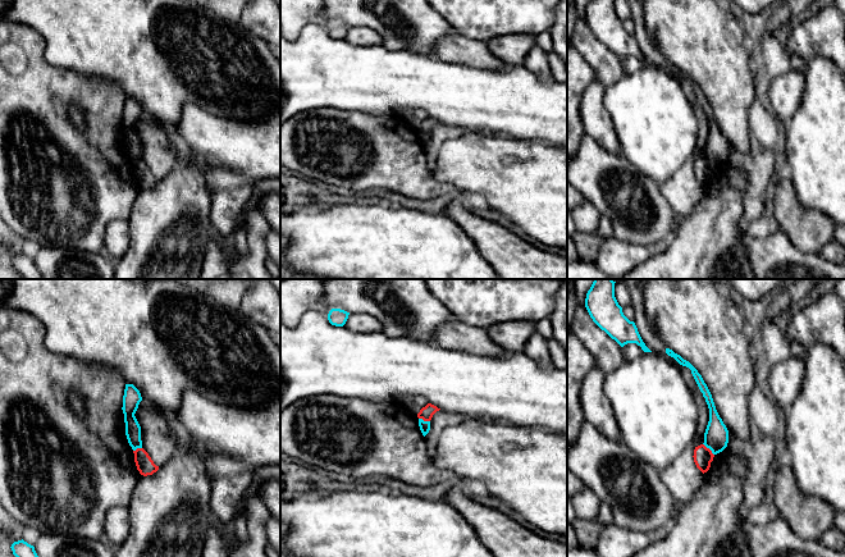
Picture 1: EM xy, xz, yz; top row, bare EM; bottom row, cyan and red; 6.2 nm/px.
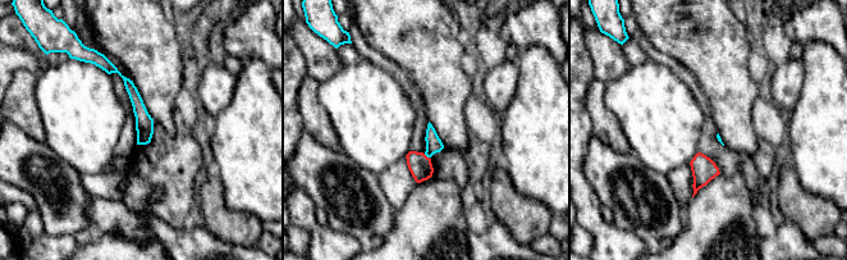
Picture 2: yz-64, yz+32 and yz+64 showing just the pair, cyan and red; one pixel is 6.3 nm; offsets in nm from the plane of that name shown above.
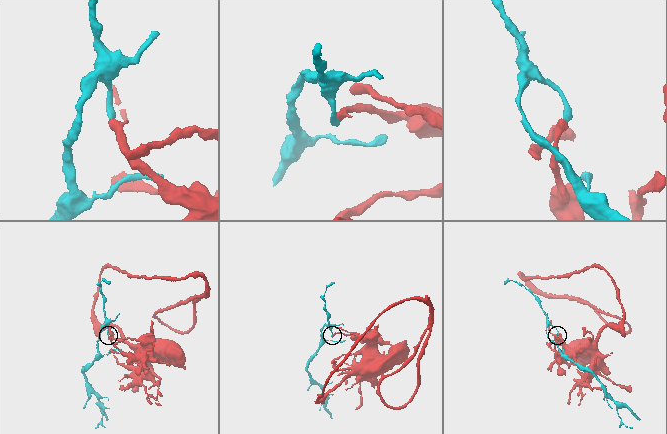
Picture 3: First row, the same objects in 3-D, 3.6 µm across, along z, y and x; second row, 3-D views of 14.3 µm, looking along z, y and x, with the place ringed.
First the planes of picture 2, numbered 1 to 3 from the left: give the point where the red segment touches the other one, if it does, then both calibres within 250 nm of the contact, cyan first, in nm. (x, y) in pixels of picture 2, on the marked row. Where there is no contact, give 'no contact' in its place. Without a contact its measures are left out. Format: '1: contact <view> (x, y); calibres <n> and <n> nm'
1: no contact
2: contact yz+32 (426, 155); calibres 100 and 150 nm
3: no contact

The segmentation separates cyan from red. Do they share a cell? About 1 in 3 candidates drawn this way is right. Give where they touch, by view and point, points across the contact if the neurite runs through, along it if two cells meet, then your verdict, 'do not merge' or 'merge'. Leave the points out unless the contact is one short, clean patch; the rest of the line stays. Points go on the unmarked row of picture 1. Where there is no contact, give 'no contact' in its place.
contact yz (709, 161); border yz (703, 156), (713, 168); do not merge

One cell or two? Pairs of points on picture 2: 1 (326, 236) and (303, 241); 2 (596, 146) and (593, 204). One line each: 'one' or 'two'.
1: two
2: two

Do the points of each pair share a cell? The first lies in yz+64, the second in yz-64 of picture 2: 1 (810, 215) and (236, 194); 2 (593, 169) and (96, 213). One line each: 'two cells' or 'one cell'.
1: two cells
2: two cells

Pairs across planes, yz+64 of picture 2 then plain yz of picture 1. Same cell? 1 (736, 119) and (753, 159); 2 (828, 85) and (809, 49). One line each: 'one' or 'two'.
1: two
2: two

